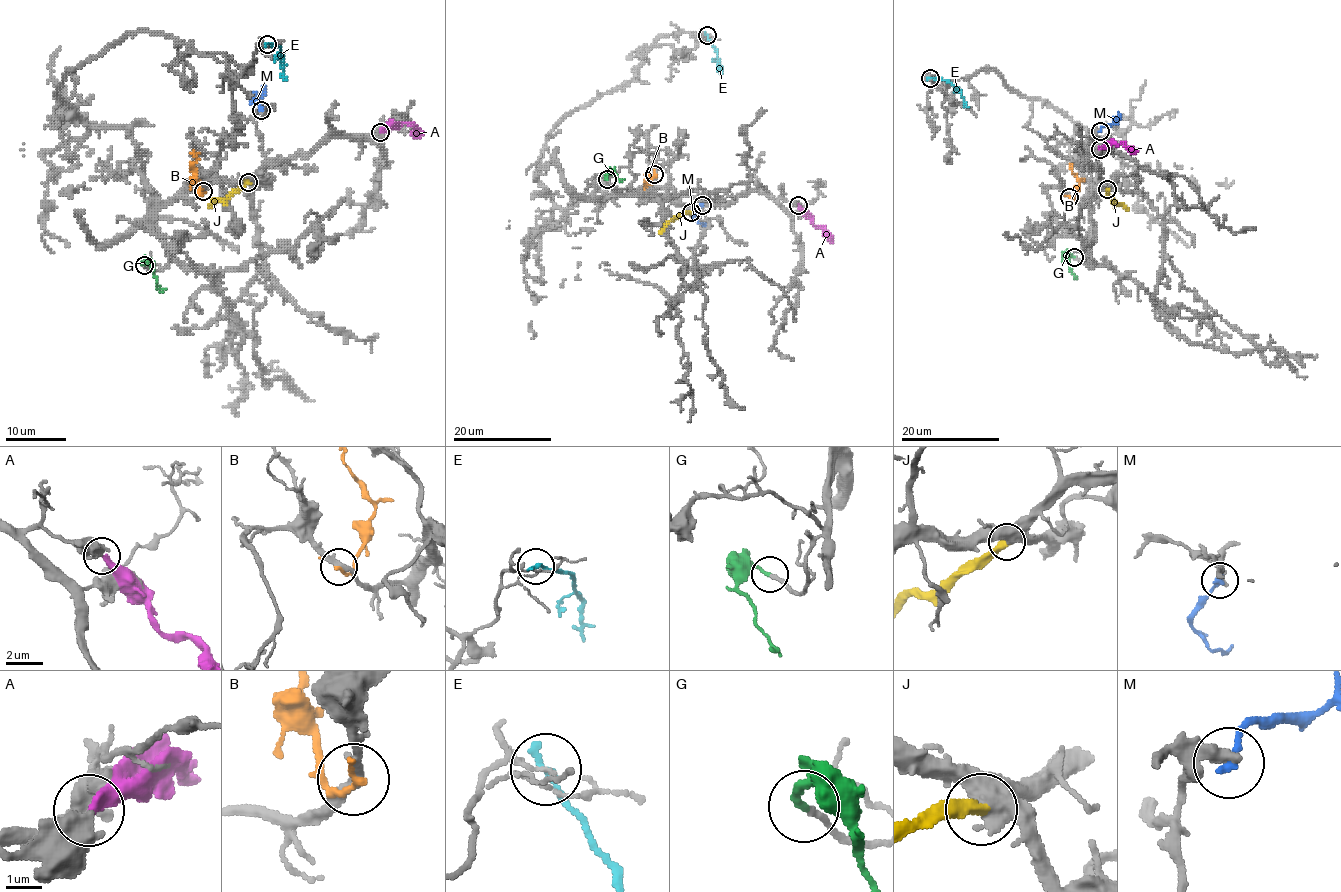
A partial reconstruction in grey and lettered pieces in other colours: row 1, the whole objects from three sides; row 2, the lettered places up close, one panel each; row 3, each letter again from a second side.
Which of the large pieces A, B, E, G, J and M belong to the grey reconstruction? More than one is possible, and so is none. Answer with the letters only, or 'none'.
G, J

